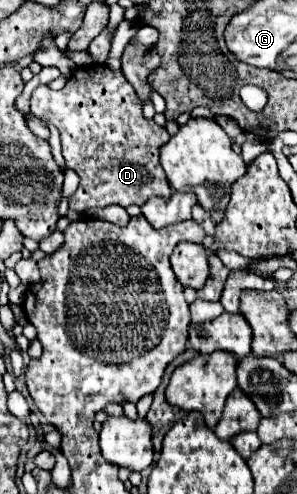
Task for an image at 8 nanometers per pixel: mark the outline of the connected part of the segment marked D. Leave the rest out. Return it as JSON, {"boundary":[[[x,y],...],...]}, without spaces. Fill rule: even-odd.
{"boundary":[[[106,64],[82,66],[68,78],[62,90],[38,86],[30,98],[30,108],[34,116],[50,120],[60,130],[66,166],[80,176],[80,186],[70,198],[72,210],[82,214],[90,208],[104,208],[108,204],[120,204],[124,208],[130,204],[142,206],[152,196],[168,198],[172,194],[170,182],[166,182],[166,174],[158,162],[158,148],[170,140],[170,134],[164,126],[144,118],[142,102],[138,102],[138,94],[124,78],[122,70],[110,70]]]}

